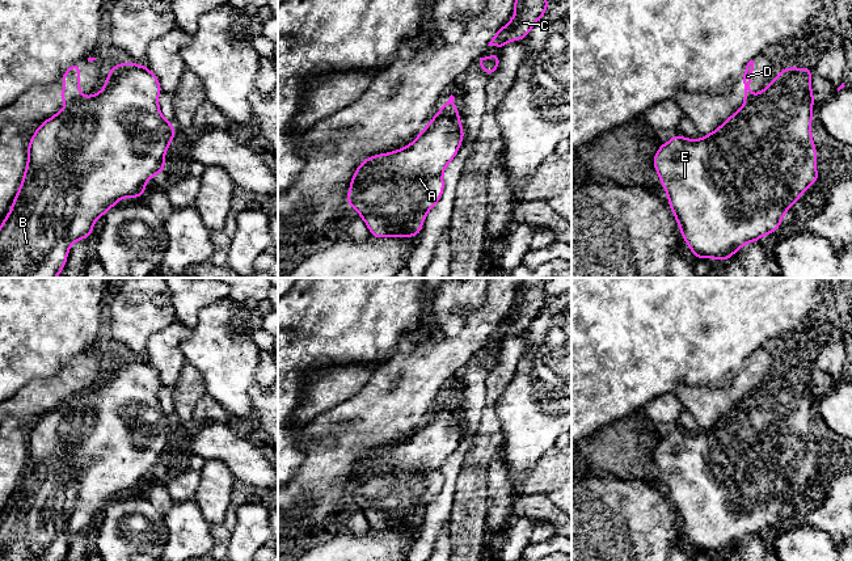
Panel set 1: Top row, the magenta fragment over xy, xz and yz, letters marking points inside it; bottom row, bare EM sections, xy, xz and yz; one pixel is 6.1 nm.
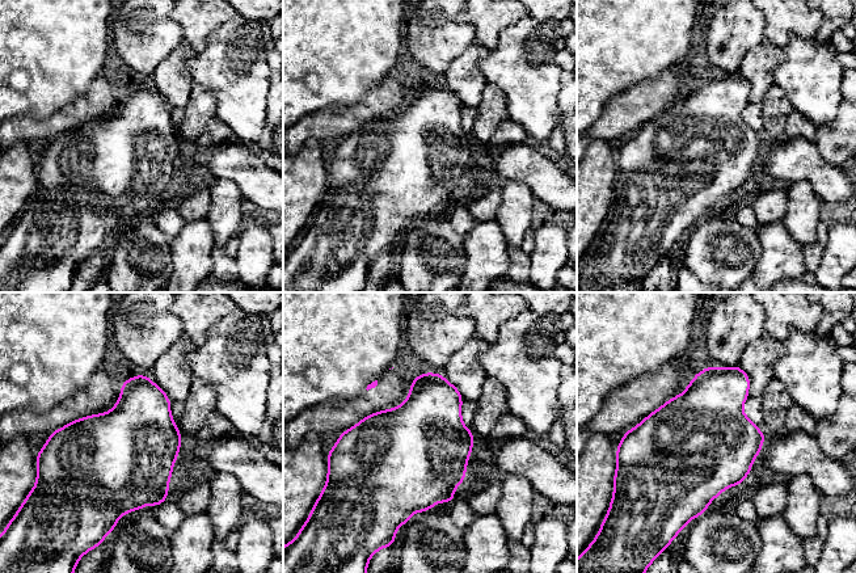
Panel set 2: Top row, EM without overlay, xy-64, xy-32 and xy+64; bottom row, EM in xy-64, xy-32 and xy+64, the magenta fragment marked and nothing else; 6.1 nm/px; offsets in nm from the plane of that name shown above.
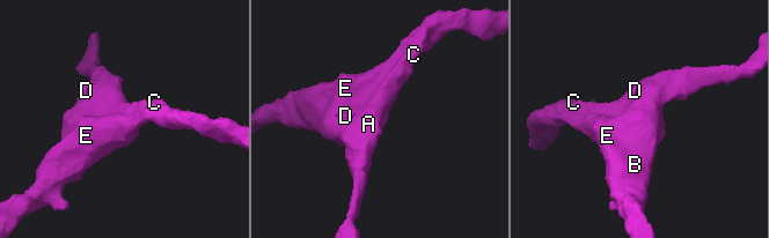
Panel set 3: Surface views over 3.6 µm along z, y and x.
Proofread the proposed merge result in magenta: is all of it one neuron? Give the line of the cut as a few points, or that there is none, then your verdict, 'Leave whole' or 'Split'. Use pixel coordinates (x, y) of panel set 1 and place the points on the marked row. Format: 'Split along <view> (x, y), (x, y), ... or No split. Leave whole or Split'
Split along xy (81, 97), (71, 102). Split

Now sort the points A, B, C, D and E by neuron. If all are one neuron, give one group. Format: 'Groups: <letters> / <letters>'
Groups: A B C E / D

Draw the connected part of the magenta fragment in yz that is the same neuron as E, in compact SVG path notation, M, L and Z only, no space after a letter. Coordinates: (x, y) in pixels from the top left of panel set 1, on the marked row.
M784 67L759 94L742 105L713 132L699 140L678 134L659 145L653 164L668 195L668 206L679 224L680 235L695 258L730 260L746 242L756 242L760 237L773 233L784 214L809 190L809 184L821 182L810 128L814 105L811 75L811 68Z

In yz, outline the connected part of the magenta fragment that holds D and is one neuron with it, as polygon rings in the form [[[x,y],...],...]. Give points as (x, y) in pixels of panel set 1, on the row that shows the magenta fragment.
[[[750,60],[741,77],[743,80],[743,98],[746,102],[752,100],[752,94],[748,90],[751,87],[752,71],[754,71],[754,60]]]

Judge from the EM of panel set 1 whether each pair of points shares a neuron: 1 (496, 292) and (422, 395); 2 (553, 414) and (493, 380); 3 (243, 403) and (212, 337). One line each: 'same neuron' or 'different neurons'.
1: same neuron
2: different neurons
3: same neuron

